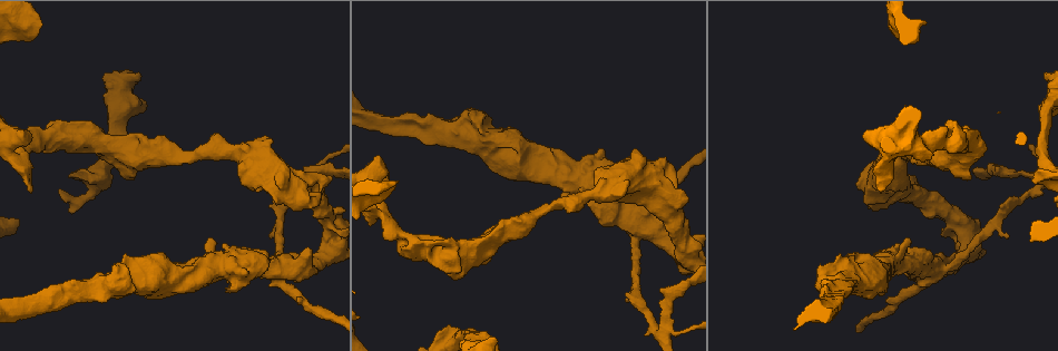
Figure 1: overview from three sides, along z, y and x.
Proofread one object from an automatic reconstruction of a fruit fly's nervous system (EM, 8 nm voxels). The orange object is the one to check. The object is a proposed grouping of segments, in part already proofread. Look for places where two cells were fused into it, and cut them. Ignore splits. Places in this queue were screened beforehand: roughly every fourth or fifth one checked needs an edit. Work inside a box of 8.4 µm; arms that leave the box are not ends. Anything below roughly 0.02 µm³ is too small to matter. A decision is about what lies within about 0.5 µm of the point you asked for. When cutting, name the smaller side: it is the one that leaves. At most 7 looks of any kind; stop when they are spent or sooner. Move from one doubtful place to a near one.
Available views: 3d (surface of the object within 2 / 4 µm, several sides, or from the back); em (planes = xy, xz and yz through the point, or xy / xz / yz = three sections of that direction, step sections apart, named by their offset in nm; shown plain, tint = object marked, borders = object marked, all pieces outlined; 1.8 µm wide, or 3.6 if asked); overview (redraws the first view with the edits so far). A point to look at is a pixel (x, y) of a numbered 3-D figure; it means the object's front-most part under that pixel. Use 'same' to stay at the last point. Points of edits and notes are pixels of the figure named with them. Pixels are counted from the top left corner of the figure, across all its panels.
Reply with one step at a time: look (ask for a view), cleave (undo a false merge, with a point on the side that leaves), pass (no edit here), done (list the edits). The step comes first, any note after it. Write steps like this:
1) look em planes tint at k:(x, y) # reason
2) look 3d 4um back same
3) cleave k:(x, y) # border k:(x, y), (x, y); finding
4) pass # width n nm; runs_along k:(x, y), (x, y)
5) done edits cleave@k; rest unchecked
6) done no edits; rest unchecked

look em 3.6um planes plain at 1:(261, 167) # sudden change in width

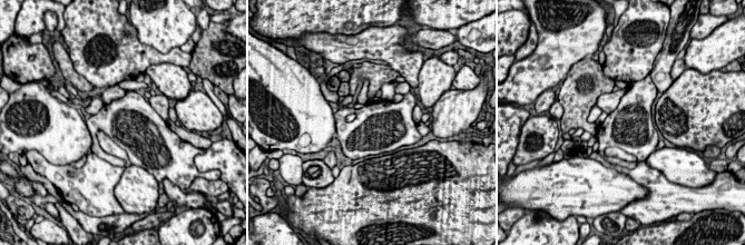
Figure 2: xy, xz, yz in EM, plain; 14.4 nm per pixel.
look em 3.6um planes tint same

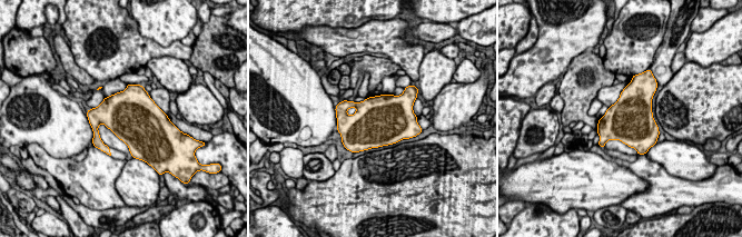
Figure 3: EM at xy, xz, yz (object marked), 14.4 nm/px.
pass # width 650 nm; continuous, no second cell

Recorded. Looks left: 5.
look em 3.6um xy step 4 tint at 1:(938, 267) # sharp bend

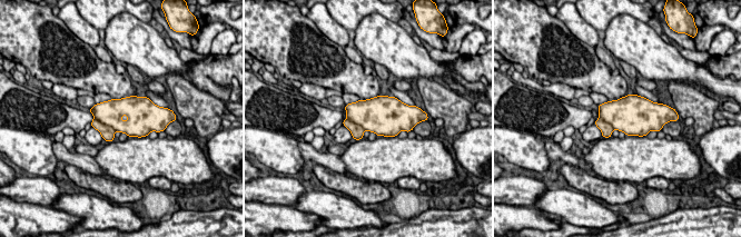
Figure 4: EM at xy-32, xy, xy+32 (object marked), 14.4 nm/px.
cleave 4:(107, 132) # width 500 nm; border 4:(94, 118), (111, 126), (116, 130); two cells meet here

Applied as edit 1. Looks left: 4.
look em planes borders at 1:(70, 144) # sharp bend

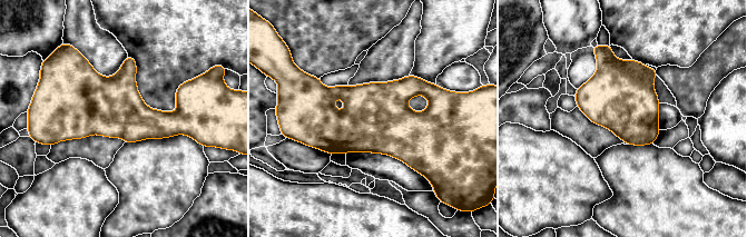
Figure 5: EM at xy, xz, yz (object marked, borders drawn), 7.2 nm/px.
pass # one cell here

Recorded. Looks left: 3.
done edits cleave@4; rest unchecked

